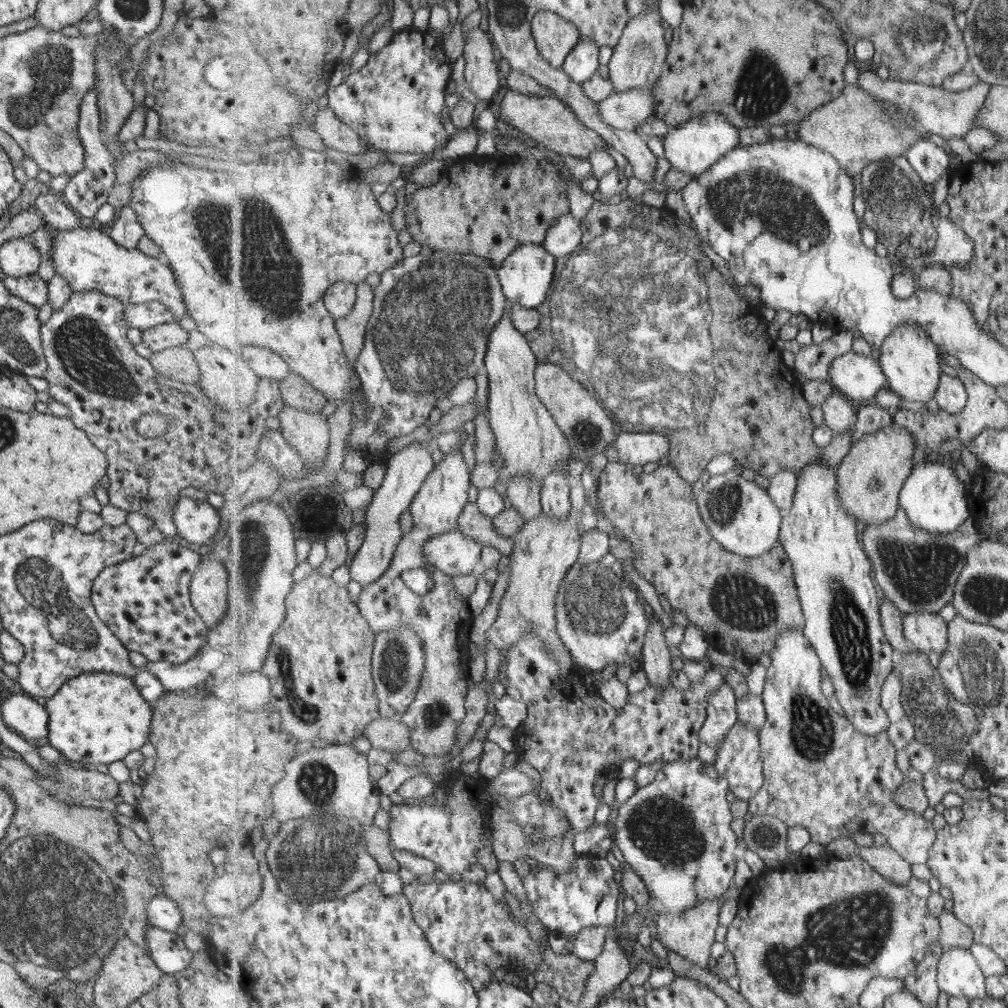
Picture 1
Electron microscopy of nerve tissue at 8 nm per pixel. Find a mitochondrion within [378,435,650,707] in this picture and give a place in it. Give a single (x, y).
(575, 604)

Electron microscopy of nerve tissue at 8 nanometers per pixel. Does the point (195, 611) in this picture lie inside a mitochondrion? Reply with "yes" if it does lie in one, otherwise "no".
no

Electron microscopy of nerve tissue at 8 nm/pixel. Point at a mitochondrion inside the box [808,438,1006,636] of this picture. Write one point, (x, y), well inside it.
(919, 572)

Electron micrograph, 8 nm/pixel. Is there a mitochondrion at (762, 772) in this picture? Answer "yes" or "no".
no

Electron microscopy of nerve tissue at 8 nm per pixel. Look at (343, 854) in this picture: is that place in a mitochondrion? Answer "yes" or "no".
yes

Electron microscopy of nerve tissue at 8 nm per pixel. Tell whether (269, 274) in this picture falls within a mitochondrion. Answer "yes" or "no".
yes

